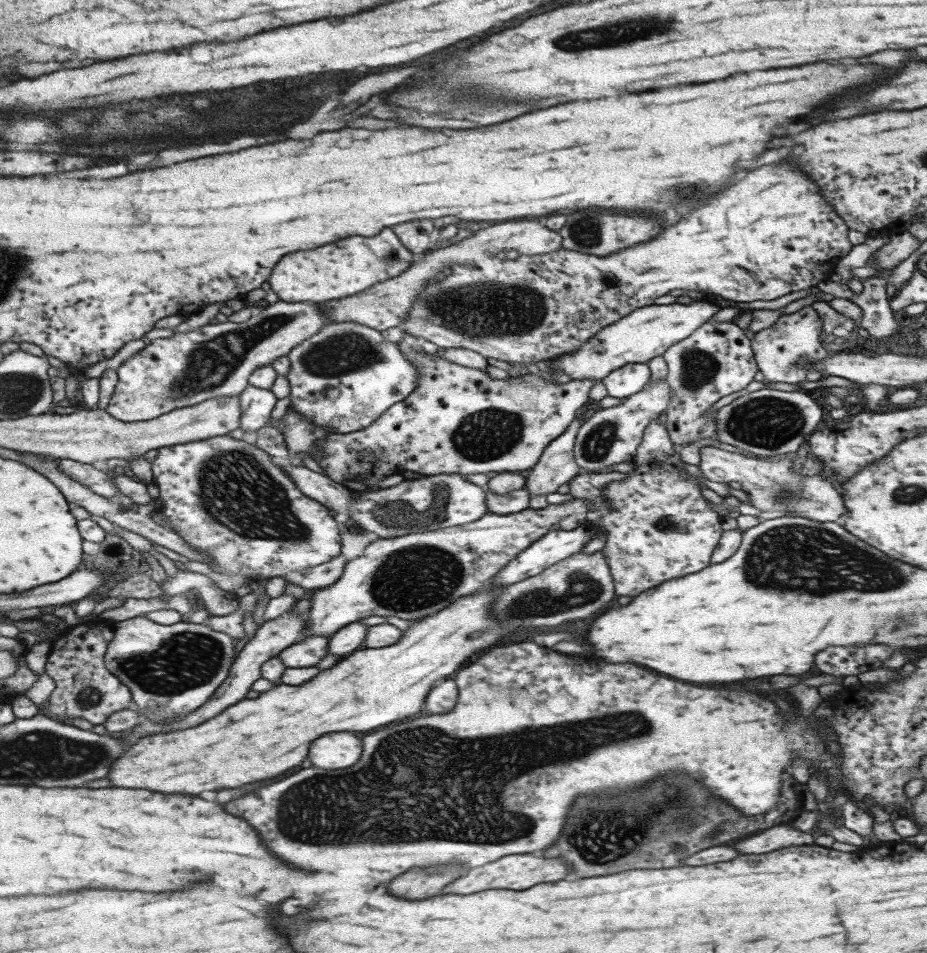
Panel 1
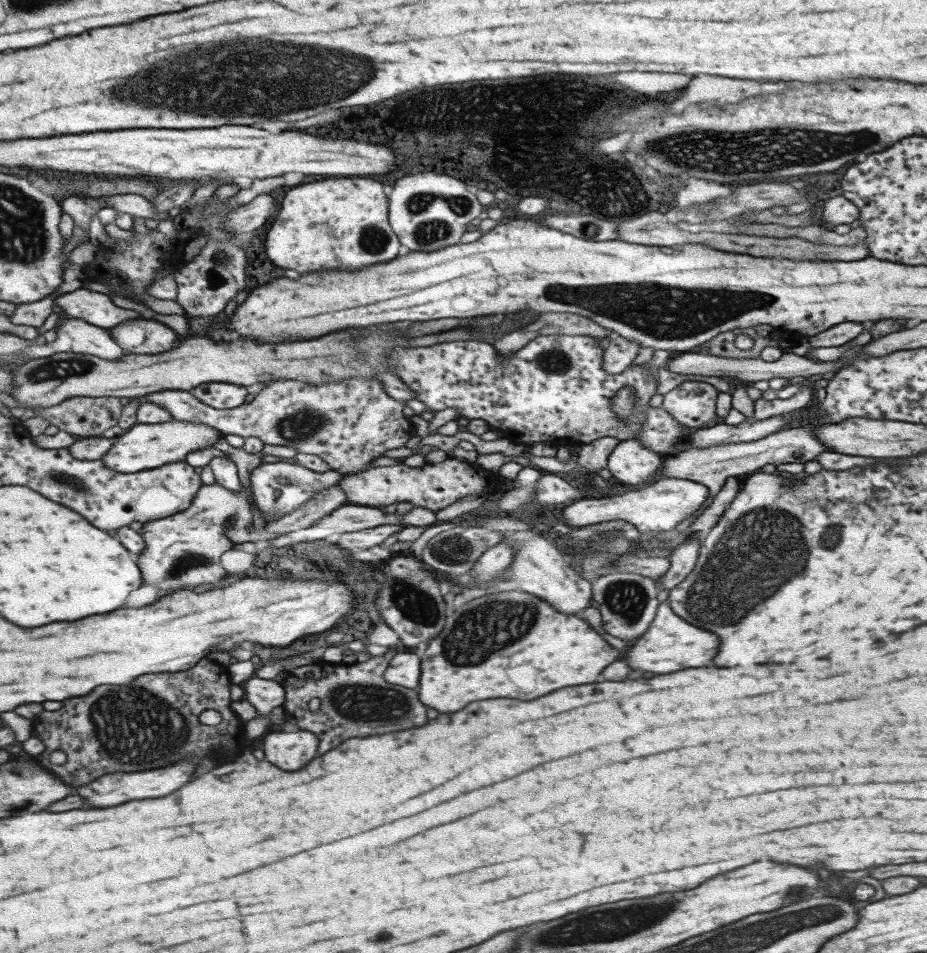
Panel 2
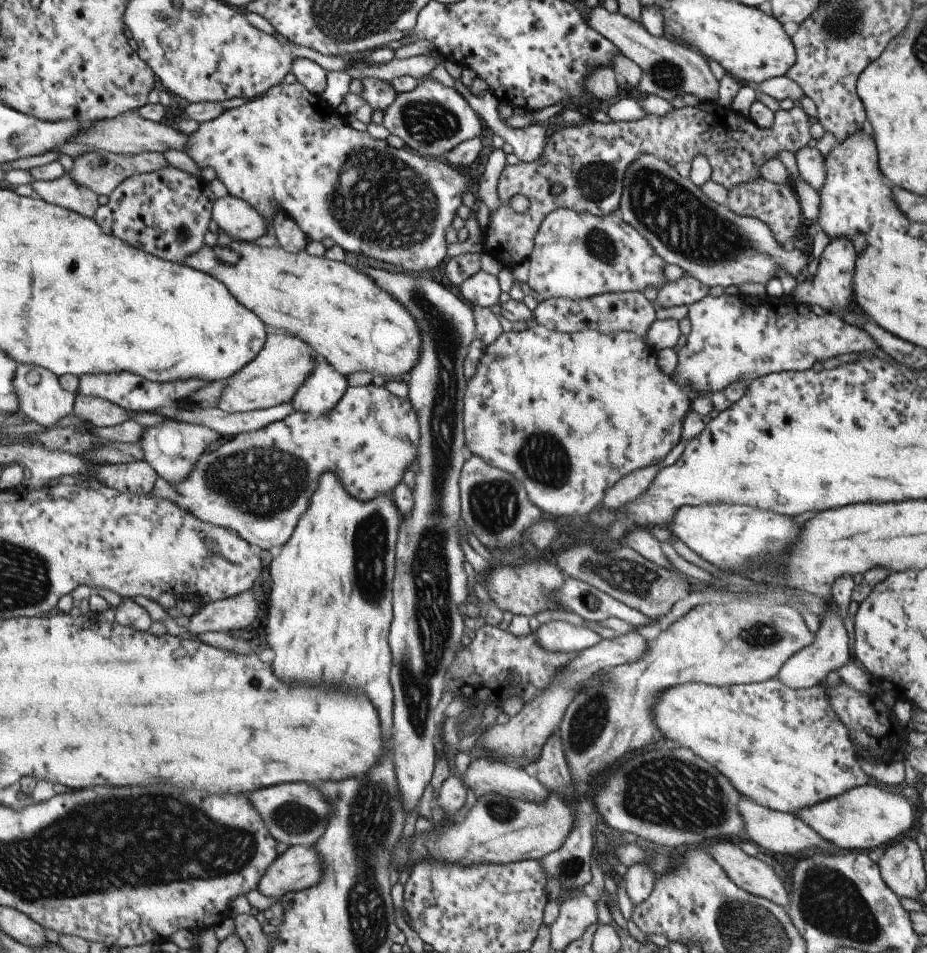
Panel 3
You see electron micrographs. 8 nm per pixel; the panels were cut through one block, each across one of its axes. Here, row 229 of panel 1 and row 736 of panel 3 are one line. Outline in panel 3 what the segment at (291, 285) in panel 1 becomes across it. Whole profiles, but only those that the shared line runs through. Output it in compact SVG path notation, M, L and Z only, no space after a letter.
M324 472L318 478L318 488L310 498L308 510L302 514L300 522L296 524L294 534L290 540L282 545L282 552L273 558L270 565L270 576L272 576L272 592L270 592L270 608L268 608L268 644L274 648L276 658L272 662L272 668L278 672L276 676L284 680L324 680L324 682L344 682L344 686L360 686L366 694L370 694L372 704L376 706L382 726L384 726L384 738L386 742L390 740L390 726L392 726L392 686L388 680L390 668L392 668L392 656L390 656L390 646L388 646L388 630L392 624L392 588L395 575L394 544L398 538L398 529L402 521L402 514L396 507L393 496L389 494L378 494L376 498L368 502L360 502L354 496L348 494L348 490L342 486L342 480L334 472Z

